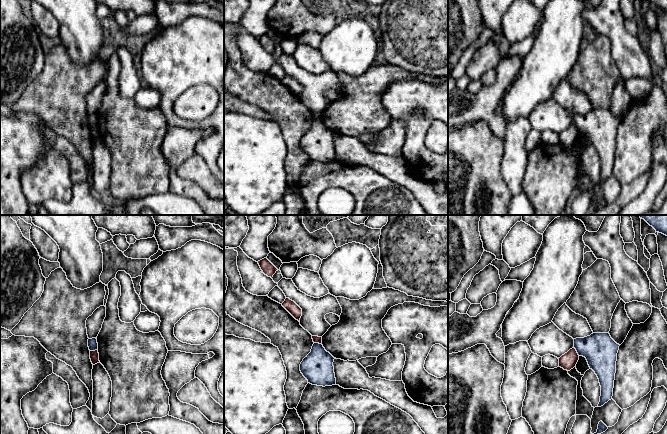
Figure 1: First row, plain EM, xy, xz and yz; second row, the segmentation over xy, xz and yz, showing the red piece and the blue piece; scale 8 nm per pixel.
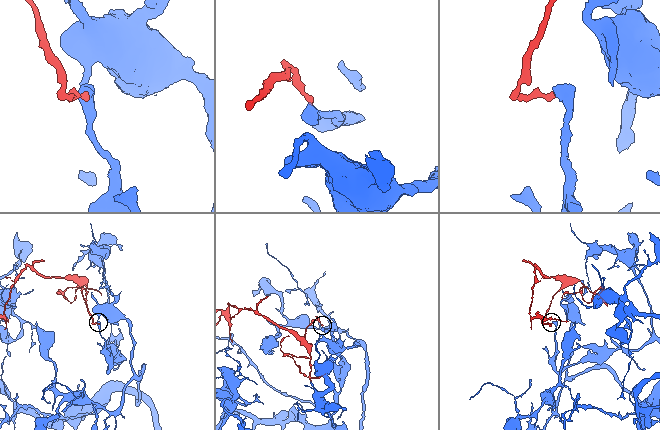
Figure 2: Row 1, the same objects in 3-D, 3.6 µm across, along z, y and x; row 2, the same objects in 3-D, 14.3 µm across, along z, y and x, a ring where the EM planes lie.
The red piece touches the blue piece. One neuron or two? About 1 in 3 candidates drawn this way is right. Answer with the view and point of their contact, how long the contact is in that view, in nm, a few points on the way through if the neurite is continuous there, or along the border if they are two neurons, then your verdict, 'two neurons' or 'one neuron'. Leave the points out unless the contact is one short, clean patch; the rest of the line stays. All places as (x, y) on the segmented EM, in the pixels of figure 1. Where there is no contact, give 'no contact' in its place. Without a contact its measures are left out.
meets red in yz at (576, 351); contact 90 nm long; border along yz (573, 347), (579, 355); two neurons

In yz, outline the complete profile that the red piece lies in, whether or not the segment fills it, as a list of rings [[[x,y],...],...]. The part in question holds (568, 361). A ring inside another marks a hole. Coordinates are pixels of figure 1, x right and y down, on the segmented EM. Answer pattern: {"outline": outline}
{"outline": [[[573,347],[558,359],[559,359],[559,367],[563,368],[564,370],[570,371],[576,366],[579,360],[579,355],[576,349]]]}

